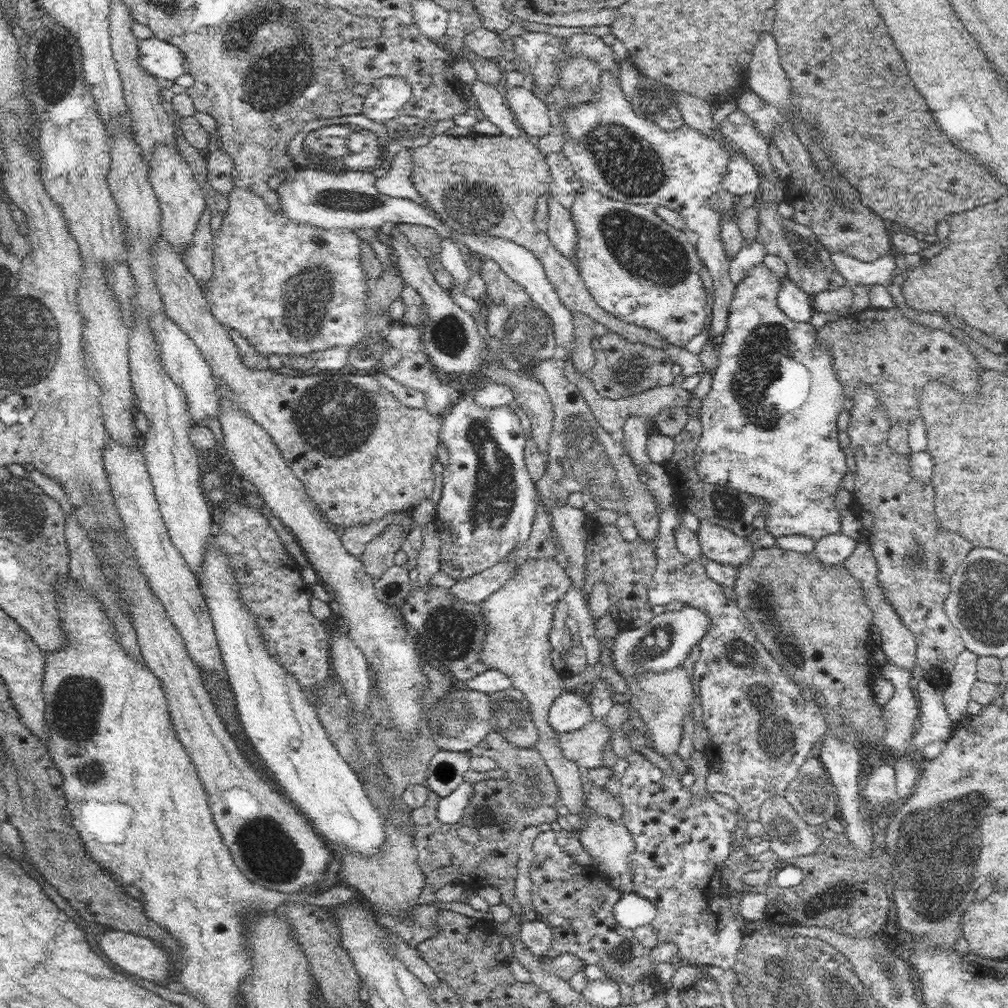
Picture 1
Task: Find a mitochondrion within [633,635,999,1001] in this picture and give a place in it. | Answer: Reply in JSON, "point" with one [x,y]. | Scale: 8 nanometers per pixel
{"point":[938,844]}

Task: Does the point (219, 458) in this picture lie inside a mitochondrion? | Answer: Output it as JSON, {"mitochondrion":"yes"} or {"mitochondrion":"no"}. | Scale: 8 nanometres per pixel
{"mitochondrion":"no"}

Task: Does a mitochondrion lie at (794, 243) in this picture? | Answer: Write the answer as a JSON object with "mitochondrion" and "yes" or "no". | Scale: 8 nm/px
{"mitochondrion":"yes"}

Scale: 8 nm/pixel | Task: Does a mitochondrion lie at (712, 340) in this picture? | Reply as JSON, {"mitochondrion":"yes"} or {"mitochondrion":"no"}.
{"mitochondrion":"no"}

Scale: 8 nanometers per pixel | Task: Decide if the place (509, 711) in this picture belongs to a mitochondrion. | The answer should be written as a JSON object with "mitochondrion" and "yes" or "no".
{"mitochondrion":"yes"}

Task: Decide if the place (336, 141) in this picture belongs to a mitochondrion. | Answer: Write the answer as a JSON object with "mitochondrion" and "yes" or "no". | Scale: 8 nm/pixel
{"mitochondrion":"yes"}

